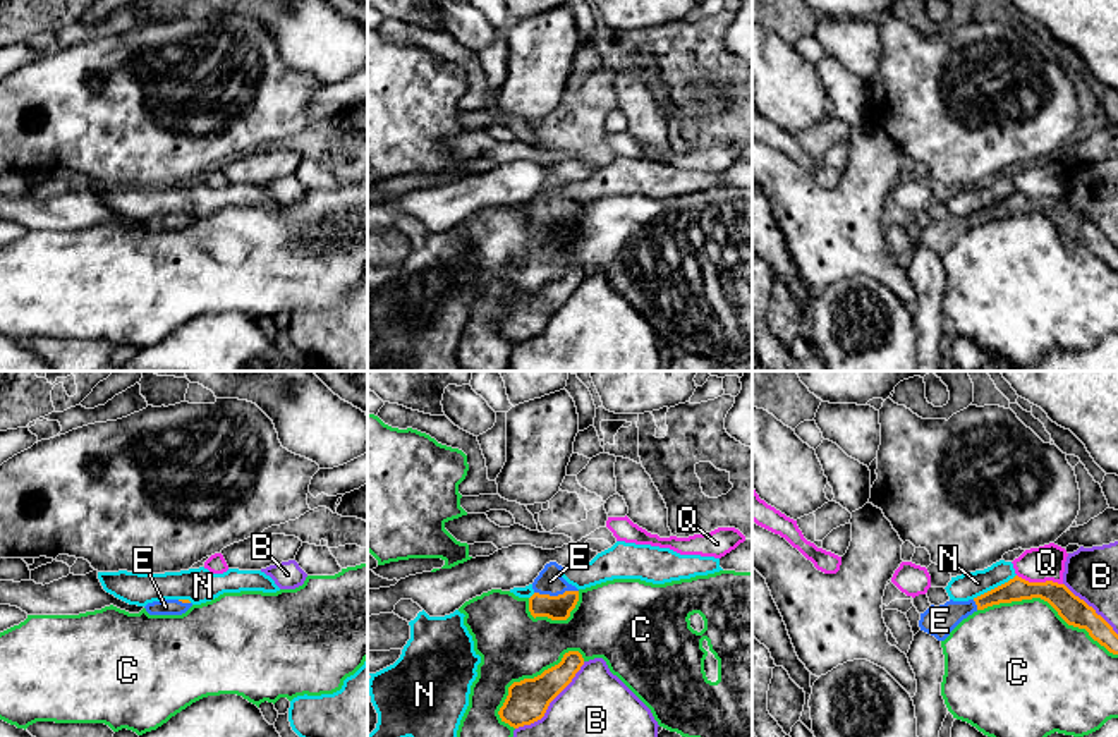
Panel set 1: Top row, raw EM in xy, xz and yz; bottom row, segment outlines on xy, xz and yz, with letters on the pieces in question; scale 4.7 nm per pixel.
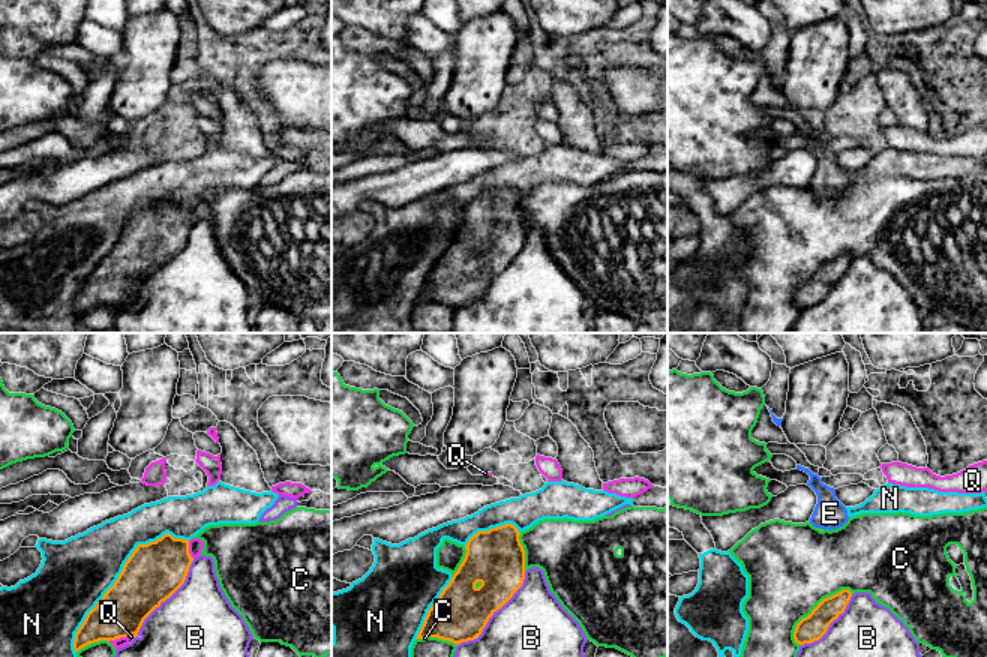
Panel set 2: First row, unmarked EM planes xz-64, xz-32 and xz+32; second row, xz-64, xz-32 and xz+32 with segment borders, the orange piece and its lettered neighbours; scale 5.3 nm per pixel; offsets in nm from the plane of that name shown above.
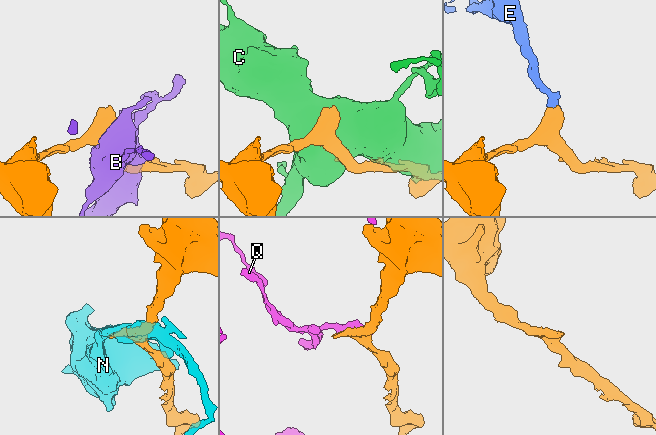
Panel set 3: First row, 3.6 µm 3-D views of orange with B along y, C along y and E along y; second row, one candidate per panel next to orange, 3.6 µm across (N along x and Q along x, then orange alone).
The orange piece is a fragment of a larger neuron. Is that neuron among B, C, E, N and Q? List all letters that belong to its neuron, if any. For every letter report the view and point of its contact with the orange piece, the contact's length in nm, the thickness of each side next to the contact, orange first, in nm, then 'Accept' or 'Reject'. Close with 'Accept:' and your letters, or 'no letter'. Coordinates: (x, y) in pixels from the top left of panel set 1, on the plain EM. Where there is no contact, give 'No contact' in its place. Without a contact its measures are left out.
B: Touches orange at xz (550, 316). Shared border 460 nm. Thickness 190 nm (orange) against 480 nm. Reject
C: Touches orange at yz (1048, 217). Shared border 700 nm. Thickness 130 nm (orange) against 460 nm. Reject
E: Touches orange at xz (555, 212). Shared border 200 nm. Thickness 110 nm (orange) against 120 nm. Accept
N: Touches orange at yz (995, 203). Shared border 240 nm. Thickness 110 nm (orange) against 130 nm. Reject
Q: Touches orange at yz (1039, 198). Shared border 220 nm. Thickness 130 nm (orange) against 160 nm. Reject
Accept: E

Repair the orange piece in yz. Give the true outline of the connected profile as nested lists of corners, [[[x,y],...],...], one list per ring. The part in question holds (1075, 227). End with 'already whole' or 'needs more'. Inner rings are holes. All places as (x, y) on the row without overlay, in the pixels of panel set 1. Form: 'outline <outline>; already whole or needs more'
outline [[[1018,191],[969,216],[950,215],[939,222],[931,220],[921,228],[919,242],[938,256],[945,256],[963,234],[977,225],[1032,213],[1048,216],[1068,241],[1085,244],[1094,256],[1118,270],[1118,249],[1113,242],[1065,199],[1029,198]]]; needs more

